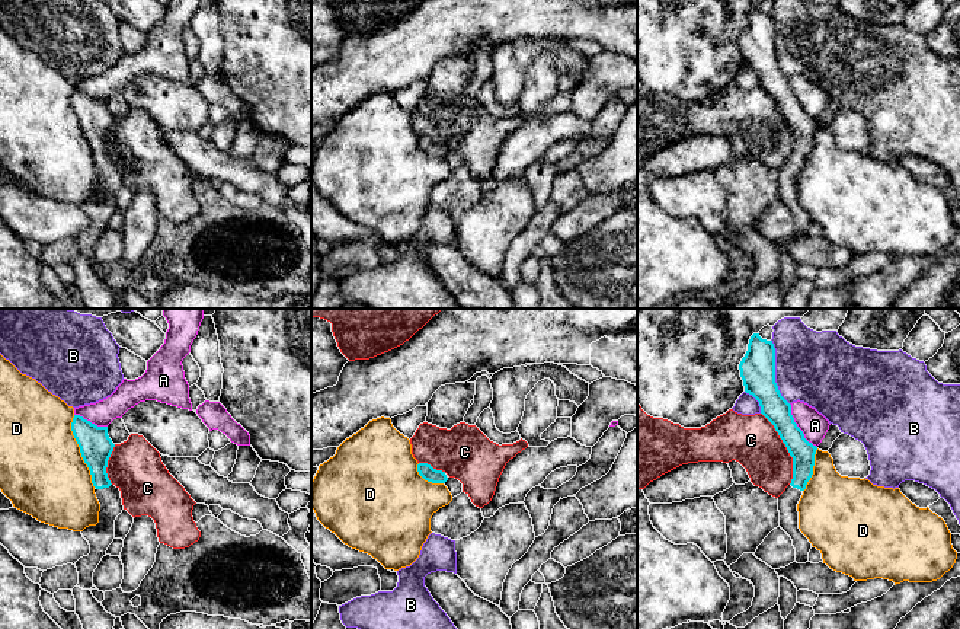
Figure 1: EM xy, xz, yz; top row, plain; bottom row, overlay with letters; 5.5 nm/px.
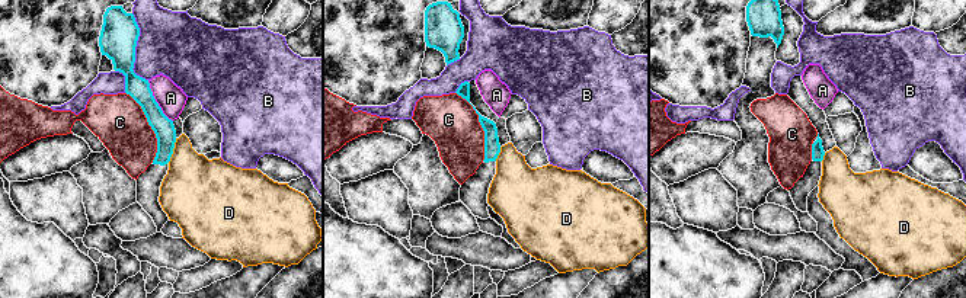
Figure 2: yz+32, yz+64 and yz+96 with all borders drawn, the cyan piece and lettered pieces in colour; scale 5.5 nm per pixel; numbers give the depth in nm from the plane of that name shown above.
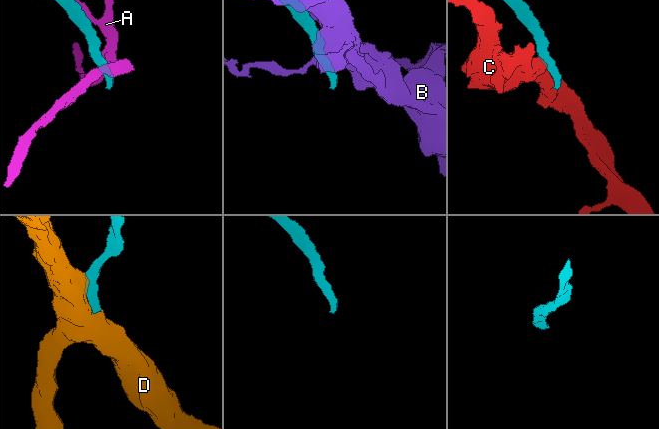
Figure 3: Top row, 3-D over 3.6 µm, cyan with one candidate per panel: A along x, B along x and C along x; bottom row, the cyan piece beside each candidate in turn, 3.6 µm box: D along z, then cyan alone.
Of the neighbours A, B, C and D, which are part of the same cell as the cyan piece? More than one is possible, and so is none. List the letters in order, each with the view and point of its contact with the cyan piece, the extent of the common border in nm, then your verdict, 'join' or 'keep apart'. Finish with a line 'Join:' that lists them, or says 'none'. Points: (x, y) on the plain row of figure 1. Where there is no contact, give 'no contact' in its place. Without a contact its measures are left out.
A: meets cyan in yz at (797, 101); contact 280 nm long; keep apart
B: meets cyan in yz at (774, 47); contact 380 nm long; keep apart
C: meets cyan in yz at (787, 123); contact 440 nm long; keep apart
D: meets cyan in xy at (80, 125); contact 420 nm long; keep apart
Join: none

